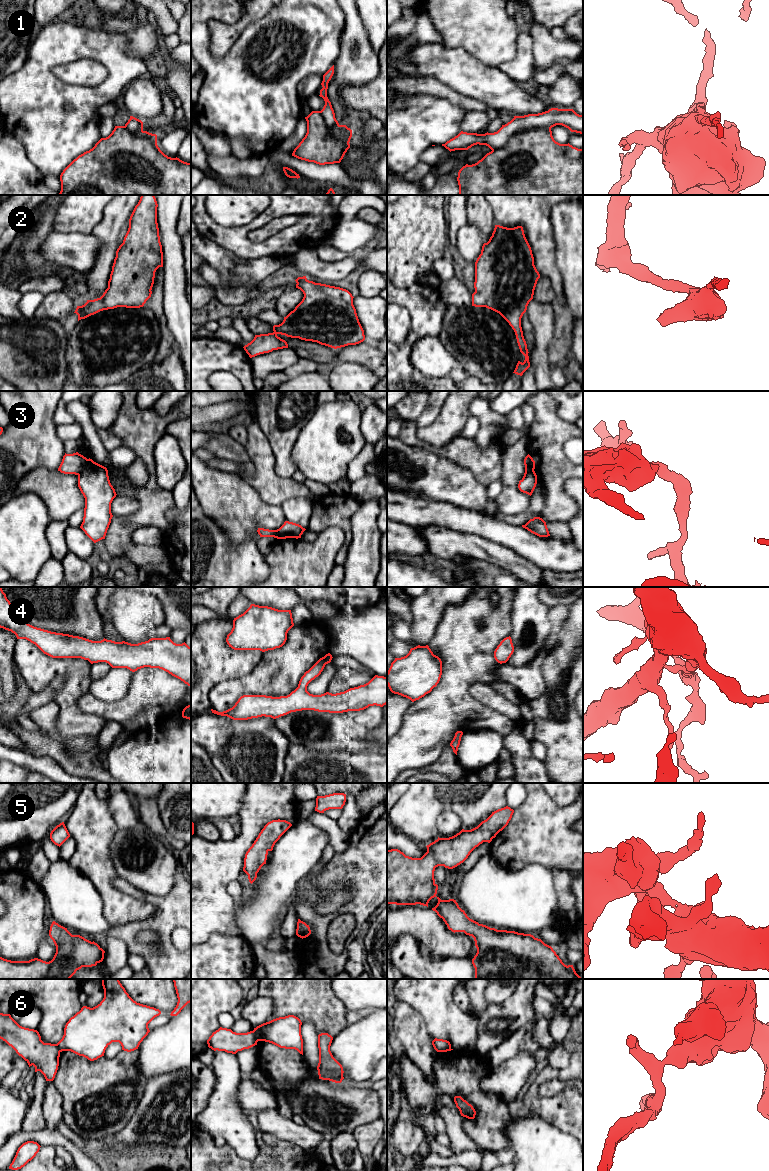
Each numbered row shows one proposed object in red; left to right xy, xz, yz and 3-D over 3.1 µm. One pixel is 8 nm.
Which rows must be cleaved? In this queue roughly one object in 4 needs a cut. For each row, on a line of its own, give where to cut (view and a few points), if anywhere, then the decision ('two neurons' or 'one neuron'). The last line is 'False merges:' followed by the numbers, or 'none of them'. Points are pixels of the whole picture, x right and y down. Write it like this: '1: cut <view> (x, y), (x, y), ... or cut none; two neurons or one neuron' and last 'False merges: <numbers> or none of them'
1: cut none; one neuron
2: cut none; one neuron
3: cut xy (88, 459), (85, 466), (77, 474); two neurons
4: cut none; one neuron
5: cut none; one neuron
6: cut xz (253, 1030), (257, 1041); two neurons
False merges: 3, 6

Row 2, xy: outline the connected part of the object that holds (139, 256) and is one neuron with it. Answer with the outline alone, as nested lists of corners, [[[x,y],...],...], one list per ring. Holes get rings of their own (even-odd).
[[[141,195],[138,204],[135,206],[130,216],[129,228],[124,237],[123,243],[116,251],[116,257],[108,281],[108,288],[100,298],[87,300],[84,305],[77,306],[74,313],[78,315],[78,321],[100,311],[117,307],[140,308],[143,307],[146,301],[151,297],[155,272],[159,267],[163,267],[163,252],[157,223],[157,207],[158,204],[154,195]]]

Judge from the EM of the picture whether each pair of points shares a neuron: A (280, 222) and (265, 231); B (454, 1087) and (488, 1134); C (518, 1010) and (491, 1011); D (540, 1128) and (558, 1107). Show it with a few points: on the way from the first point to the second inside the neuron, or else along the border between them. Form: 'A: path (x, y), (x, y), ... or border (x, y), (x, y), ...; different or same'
A: path (276, 225), (269, 230); same
B: path (468, 1091), (488, 1111), (488, 1120); same
C: path (511, 1011), (498, 1011); same
D: border (533, 1114), (542, 1117), (567, 1132); different

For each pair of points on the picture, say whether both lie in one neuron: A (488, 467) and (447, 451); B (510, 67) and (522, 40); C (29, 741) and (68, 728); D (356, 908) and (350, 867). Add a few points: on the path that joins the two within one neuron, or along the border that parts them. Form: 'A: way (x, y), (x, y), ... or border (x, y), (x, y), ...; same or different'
A: way (478, 460), (462, 451), (457, 451); same
B: way (517, 60), (522, 55), (522, 47); same
C: border (55, 735), (59, 739); different
D: way (360, 898), (360, 877); same

